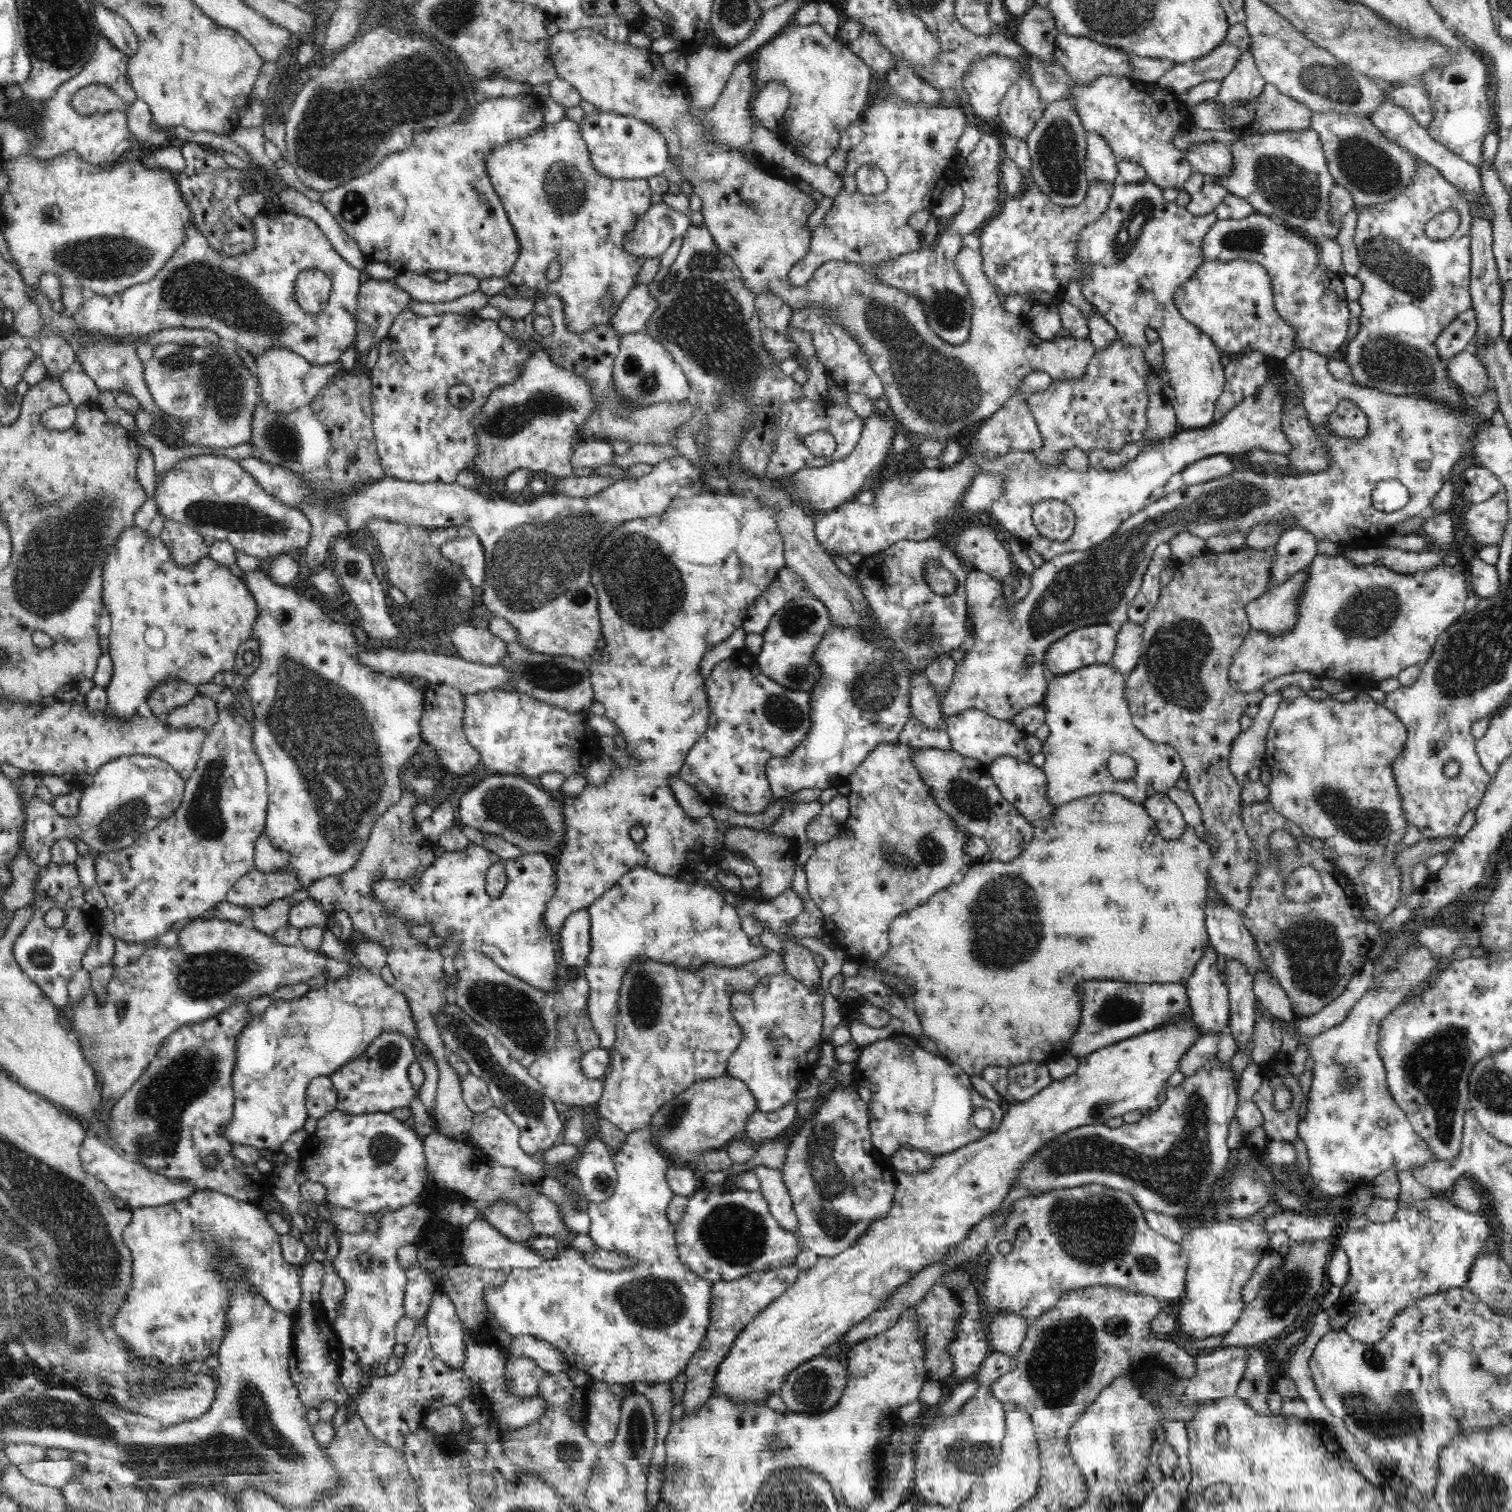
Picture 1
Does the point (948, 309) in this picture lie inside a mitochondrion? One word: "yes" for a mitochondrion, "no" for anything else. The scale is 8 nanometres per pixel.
yes

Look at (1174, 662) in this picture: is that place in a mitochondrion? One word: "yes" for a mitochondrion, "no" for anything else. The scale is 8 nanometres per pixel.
yes

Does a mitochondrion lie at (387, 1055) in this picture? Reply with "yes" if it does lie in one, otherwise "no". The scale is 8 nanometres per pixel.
yes

